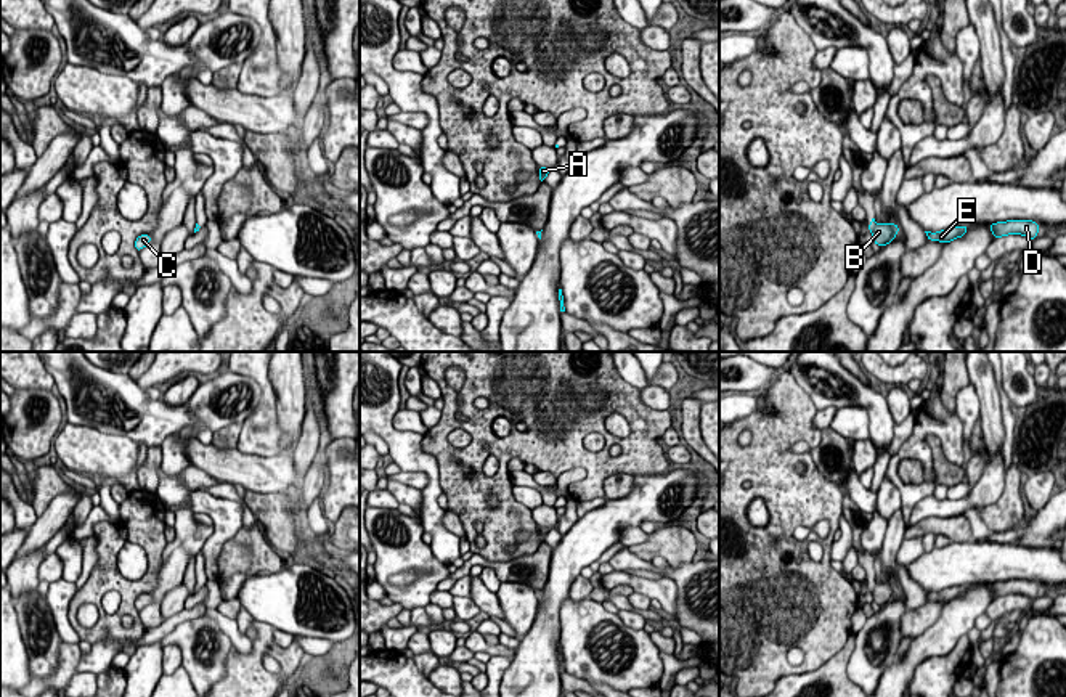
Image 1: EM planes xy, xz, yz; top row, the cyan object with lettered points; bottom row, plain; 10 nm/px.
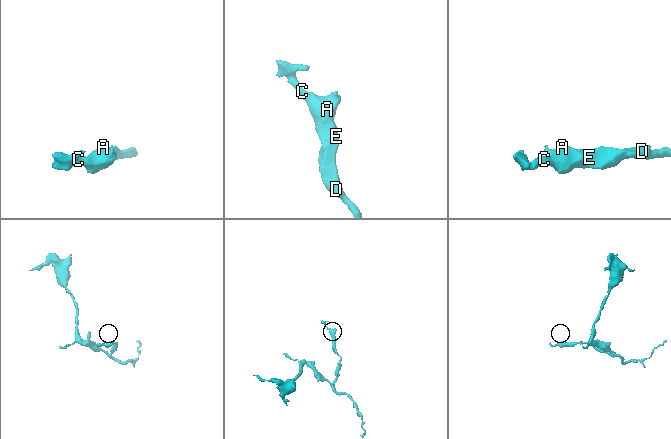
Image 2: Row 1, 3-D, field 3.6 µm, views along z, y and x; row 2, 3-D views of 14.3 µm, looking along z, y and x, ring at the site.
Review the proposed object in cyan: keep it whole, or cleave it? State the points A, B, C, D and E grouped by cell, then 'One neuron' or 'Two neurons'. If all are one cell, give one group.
Groups: A B C D E. One neuron

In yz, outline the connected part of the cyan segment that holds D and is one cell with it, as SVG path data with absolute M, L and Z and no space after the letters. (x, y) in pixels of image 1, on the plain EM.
M1008 580L991 583L989 588L994 593L994 599L1007 594L1023 594L1034 601L1037 597L1039 583L1032 580Z

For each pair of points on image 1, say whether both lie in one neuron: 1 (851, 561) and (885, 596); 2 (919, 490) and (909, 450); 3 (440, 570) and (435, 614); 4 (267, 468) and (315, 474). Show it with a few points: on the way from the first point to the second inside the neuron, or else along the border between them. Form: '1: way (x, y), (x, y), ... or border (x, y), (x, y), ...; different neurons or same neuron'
1: border (856, 553), (859, 562); different neurons
2: way (906, 489), (893, 476), (893, 463), (896, 460); same neuron
3: border (431, 603), (424, 607); different neurons
4: border (292, 455), (292, 463), (302, 476), (301, 485); different neurons

